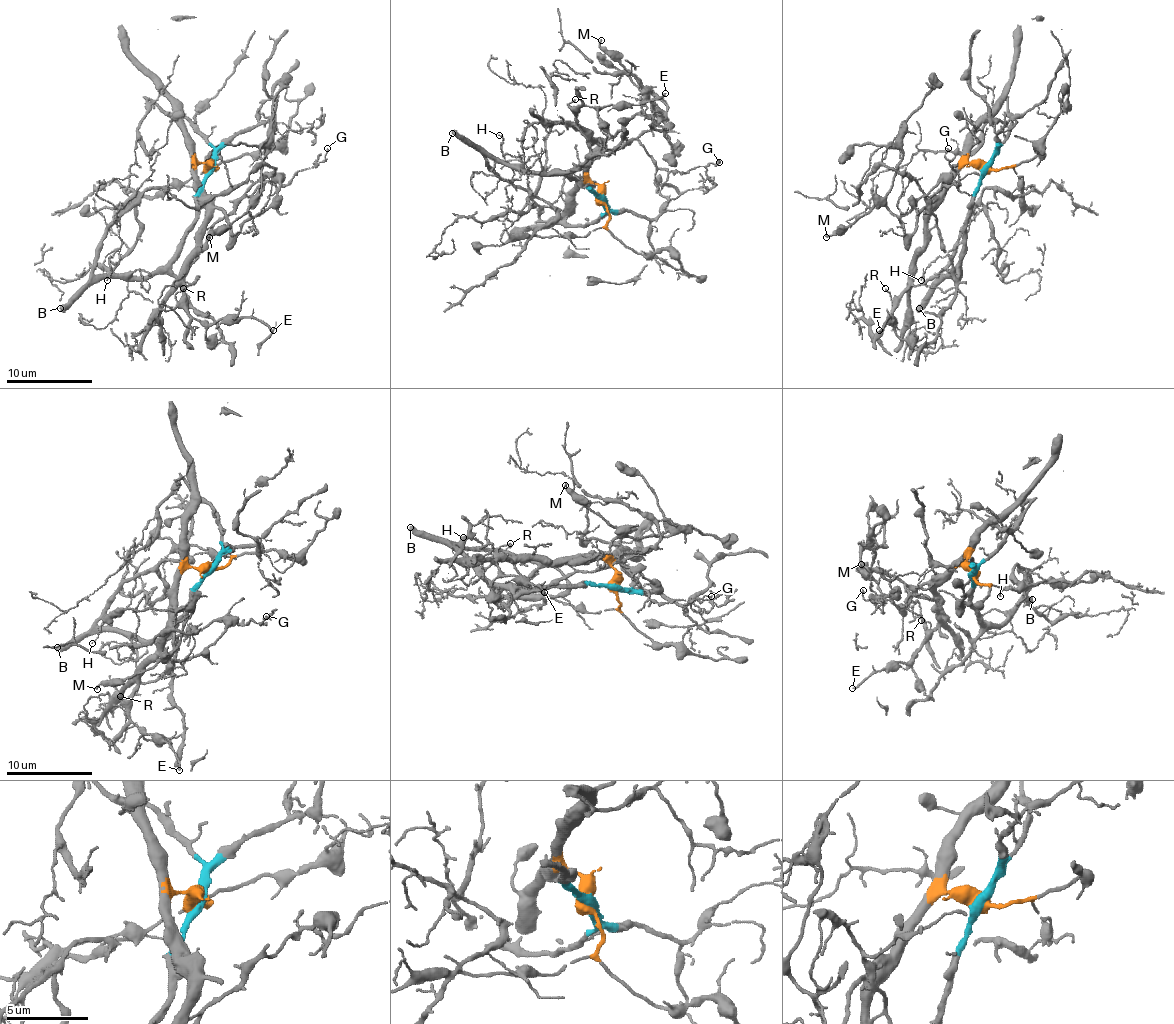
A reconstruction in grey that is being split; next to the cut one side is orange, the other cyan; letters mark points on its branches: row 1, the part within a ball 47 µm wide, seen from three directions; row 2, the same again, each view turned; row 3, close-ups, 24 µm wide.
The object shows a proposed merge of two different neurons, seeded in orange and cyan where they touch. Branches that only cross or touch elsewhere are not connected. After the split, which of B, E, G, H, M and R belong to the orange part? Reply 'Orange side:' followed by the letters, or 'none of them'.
Orange side: E, M, R

